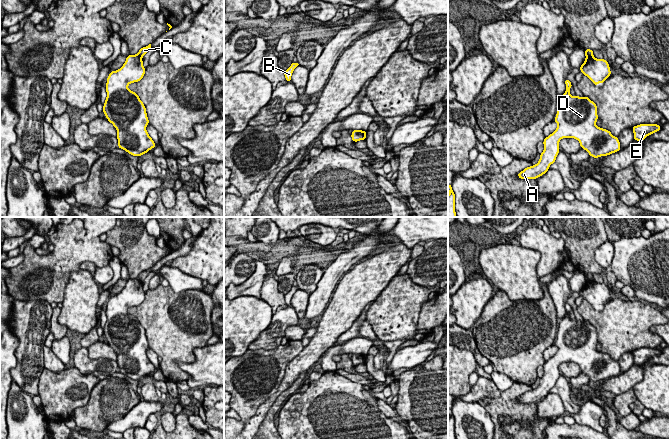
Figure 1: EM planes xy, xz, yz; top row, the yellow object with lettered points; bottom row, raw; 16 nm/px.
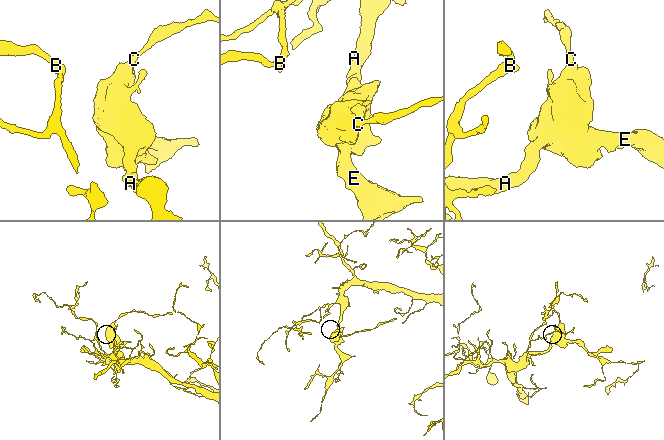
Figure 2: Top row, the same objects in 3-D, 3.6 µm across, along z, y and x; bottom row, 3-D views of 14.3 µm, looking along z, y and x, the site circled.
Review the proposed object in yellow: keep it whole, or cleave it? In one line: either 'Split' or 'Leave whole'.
Split

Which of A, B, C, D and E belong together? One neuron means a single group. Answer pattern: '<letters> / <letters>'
A B D E / C

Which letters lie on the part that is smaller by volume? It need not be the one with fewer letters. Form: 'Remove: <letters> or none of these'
Remove: C

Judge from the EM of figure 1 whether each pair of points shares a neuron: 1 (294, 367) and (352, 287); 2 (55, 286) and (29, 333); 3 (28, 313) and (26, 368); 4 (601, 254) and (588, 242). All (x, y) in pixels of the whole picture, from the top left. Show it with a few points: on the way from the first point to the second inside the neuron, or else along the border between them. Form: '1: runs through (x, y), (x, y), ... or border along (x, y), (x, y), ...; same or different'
1: runs through (314, 348), (326, 336), (329, 328), (345, 307); same
2: border along (23, 300), (46, 300), (50, 304); different
3: runs through (28, 327), (28, 354); same
4: border along (607, 239), (595, 250), (595, 261), (603, 269); different

